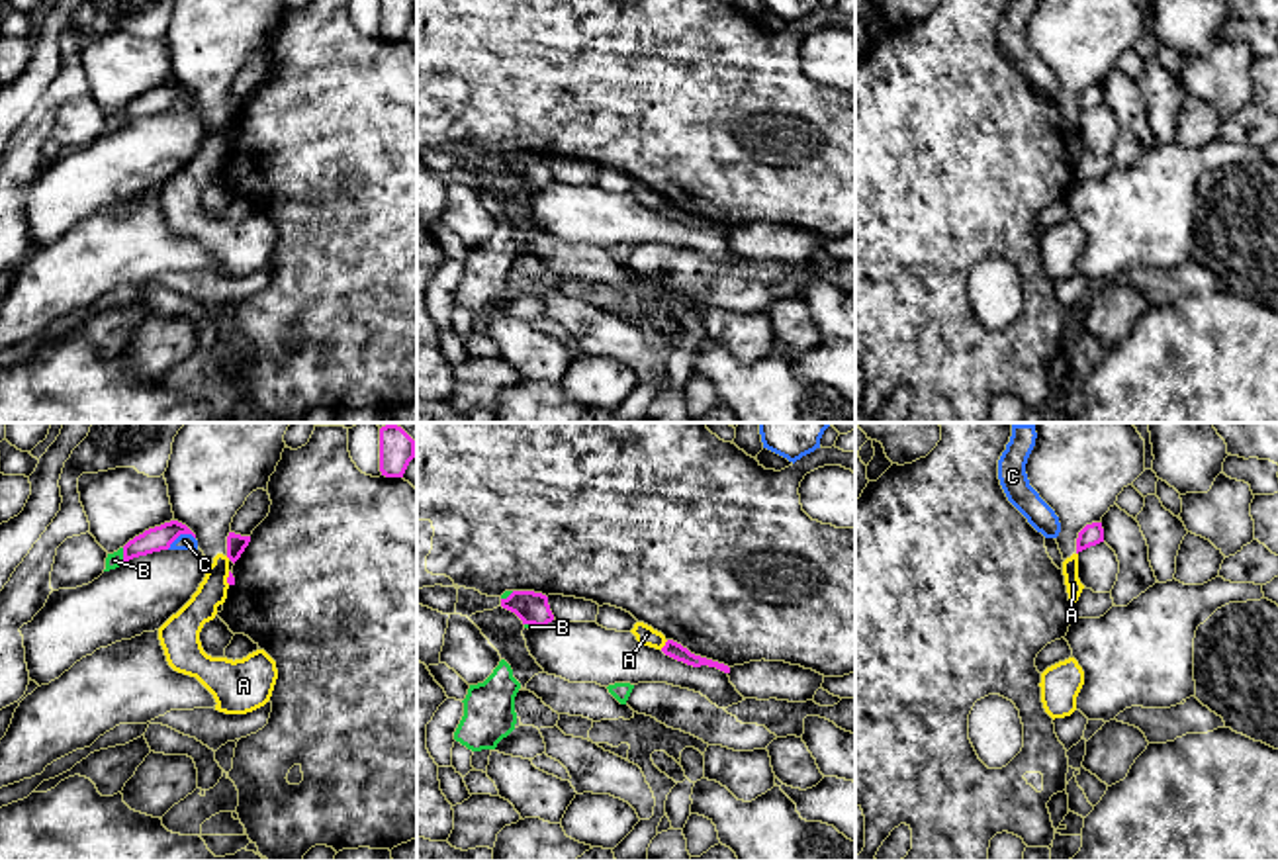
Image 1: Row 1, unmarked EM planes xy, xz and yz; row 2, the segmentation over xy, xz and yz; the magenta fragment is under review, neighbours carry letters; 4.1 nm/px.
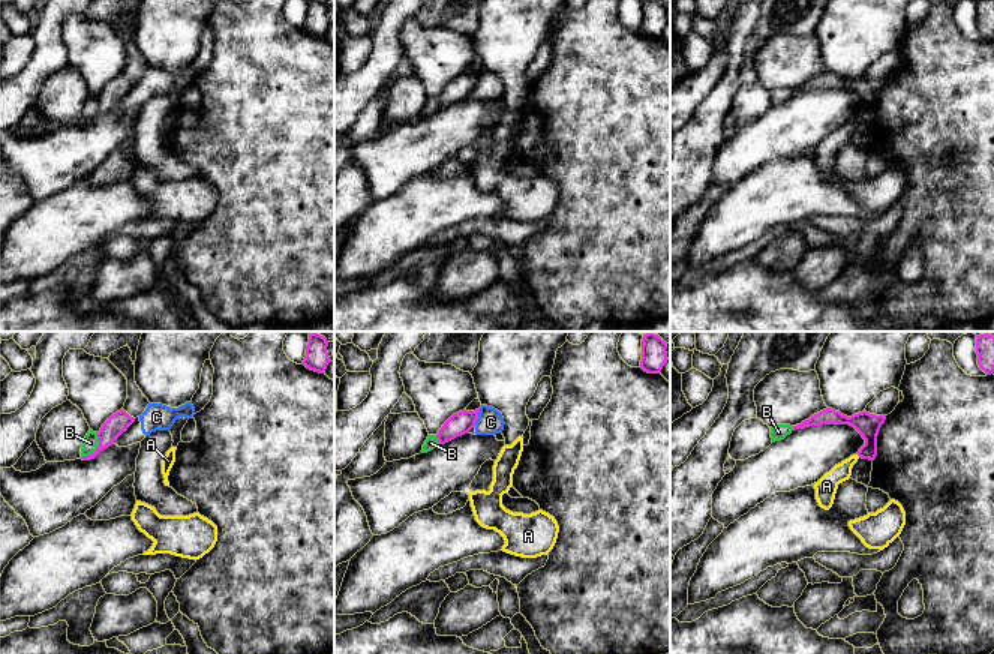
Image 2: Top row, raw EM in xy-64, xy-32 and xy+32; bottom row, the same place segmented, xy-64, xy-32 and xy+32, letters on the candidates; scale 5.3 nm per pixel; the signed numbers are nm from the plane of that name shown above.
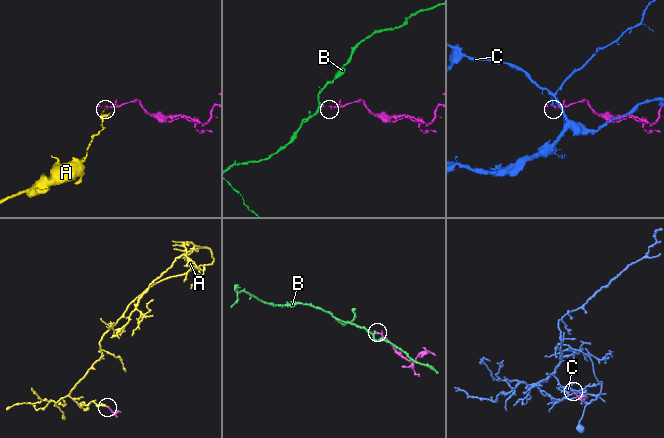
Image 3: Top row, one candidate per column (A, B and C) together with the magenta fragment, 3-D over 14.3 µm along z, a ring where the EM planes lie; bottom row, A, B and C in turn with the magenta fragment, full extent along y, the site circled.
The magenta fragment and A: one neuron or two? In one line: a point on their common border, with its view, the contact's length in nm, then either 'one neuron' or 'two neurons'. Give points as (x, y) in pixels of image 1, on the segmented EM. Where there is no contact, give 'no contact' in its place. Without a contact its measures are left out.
xz (666, 644) | 50 nm | two neurons

